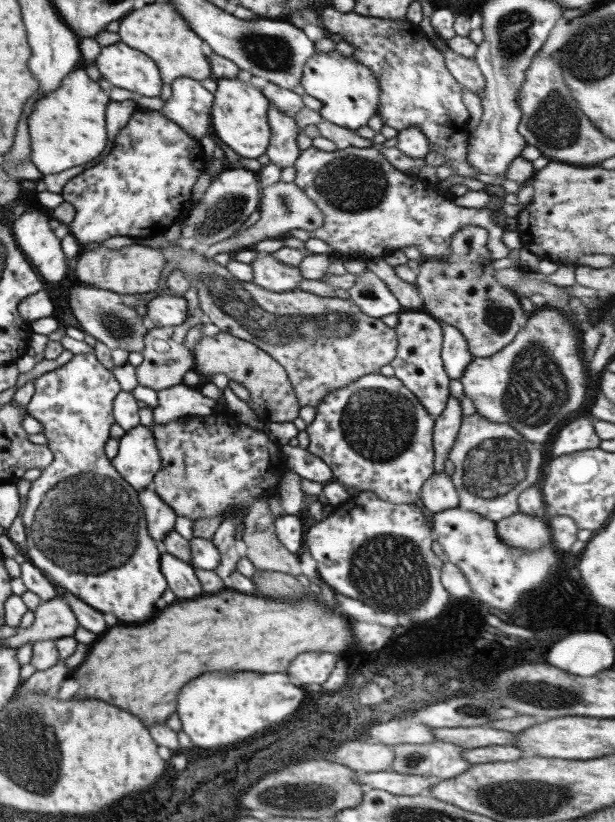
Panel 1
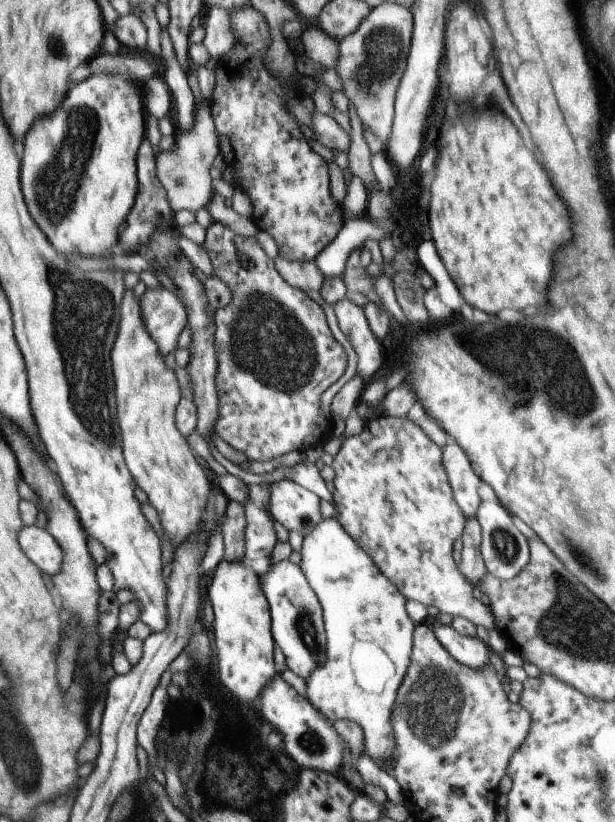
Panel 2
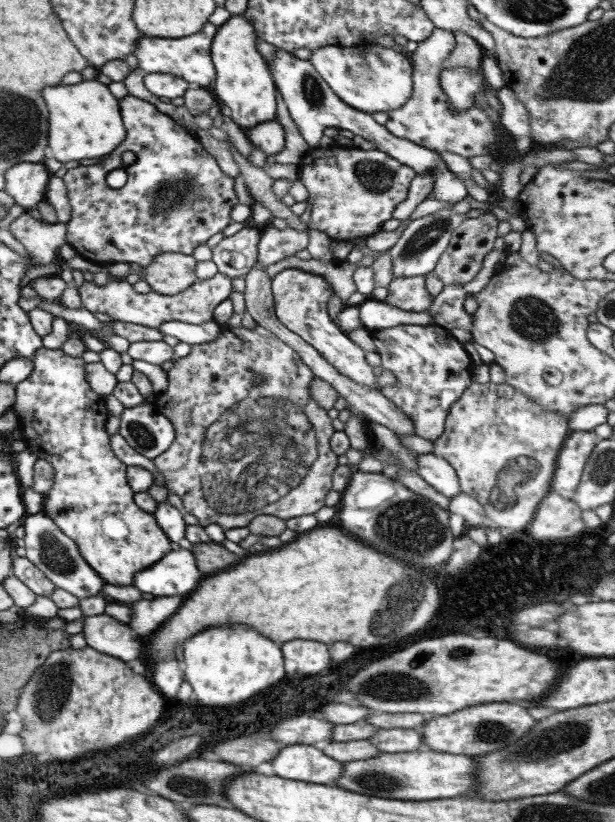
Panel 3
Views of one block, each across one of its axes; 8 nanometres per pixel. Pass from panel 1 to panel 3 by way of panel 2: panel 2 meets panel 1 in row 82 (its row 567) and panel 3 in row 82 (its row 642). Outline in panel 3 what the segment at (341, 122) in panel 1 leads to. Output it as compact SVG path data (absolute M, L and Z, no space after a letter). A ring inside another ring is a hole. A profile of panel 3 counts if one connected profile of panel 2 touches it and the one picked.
M374 43L354 47L328 46L312 51L308 61L347 106L370 115L398 110L413 92L414 69L406 52L395 52Z

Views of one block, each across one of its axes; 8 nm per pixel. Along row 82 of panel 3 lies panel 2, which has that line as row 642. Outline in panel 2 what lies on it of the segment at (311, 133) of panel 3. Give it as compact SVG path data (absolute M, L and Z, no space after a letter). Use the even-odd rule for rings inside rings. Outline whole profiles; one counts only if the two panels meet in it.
M288 558L278 564L272 564L270 559L267 572L258 574L258 580L270 610L272 638L286 657L285 666L306 679L320 664L326 662L326 636L320 602L300 566Z

